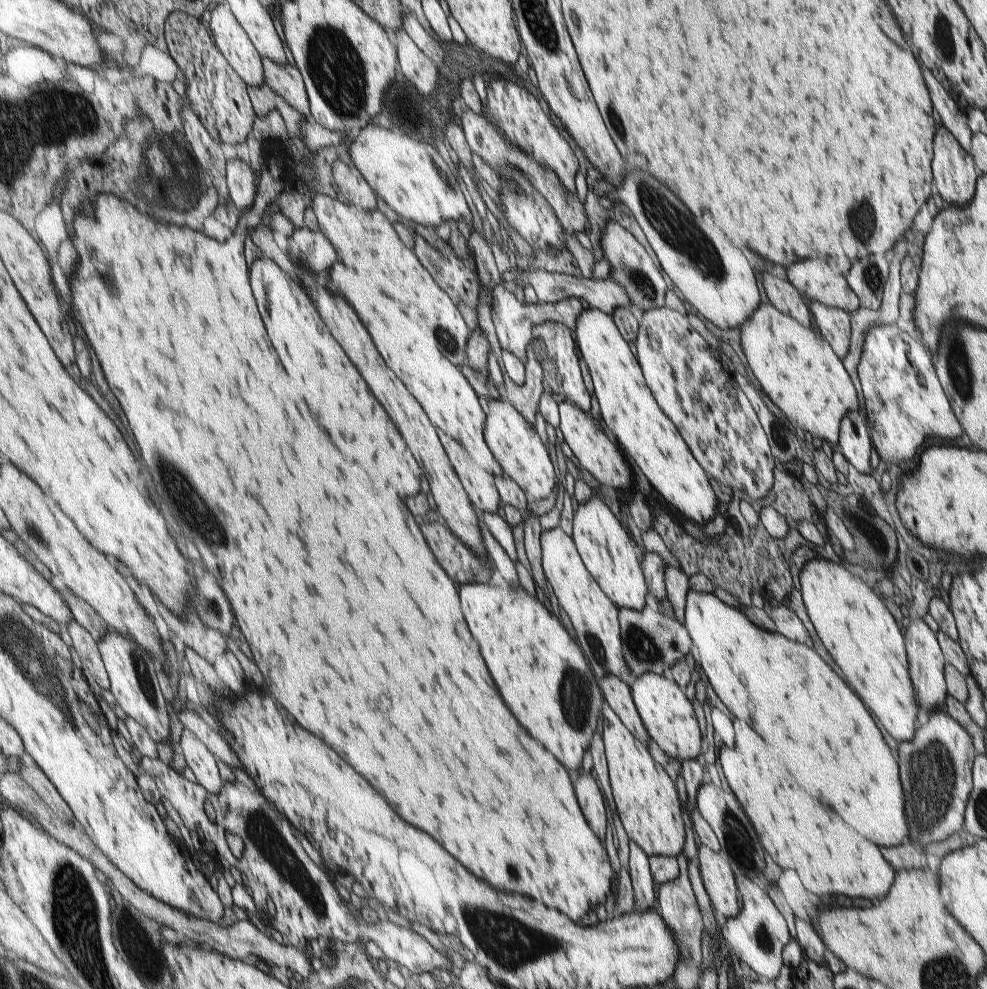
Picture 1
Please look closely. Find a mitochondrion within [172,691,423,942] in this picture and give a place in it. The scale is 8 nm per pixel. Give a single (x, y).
(264, 833)

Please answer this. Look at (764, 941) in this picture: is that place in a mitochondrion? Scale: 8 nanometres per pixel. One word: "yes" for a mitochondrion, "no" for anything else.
yes

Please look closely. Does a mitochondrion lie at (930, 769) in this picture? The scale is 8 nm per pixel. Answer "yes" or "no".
yes

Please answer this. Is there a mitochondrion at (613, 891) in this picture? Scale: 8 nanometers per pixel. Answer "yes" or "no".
no

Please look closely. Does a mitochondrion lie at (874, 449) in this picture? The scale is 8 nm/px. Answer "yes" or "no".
no

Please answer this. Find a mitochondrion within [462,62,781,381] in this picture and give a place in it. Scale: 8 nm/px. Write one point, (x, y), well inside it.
(670, 222)

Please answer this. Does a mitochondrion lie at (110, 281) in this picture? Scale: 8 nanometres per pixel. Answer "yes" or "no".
yes

